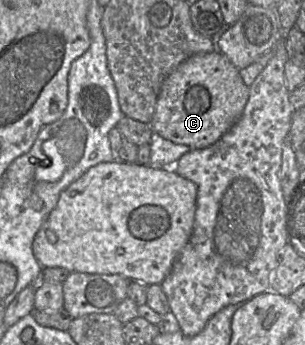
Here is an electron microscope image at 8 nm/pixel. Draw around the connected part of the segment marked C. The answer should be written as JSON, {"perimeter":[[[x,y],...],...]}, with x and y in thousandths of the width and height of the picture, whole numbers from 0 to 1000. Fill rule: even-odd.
{"perimeter":[[[721,148],[649,154],[593,183],[538,235],[495,348],[502,383],[630,432],[708,414],[790,339],[820,275],[787,200]]]}

